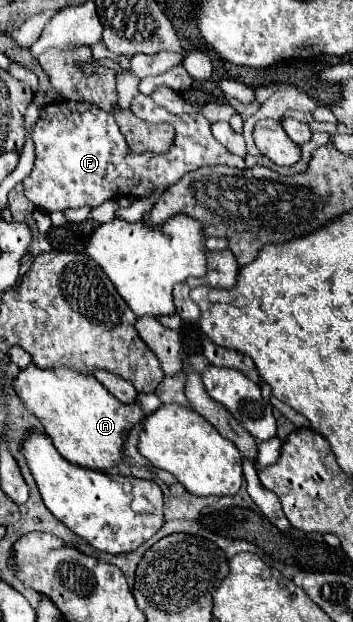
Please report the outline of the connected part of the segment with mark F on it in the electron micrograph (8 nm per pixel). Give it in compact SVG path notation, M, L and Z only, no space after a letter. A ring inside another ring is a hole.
M137 94L131 102L131 112L151 122L169 122L175 128L173 146L163 154L133 152L125 142L115 118L87 102L53 102L41 108L39 120L33 126L31 140L35 148L35 166L23 180L25 196L43 212L99 206L105 200L129 196L147 198L151 188L175 184L187 172L201 166L227 164L245 168L243 158L231 154L211 134L211 122L201 114L171 114L157 106L149 96Z

